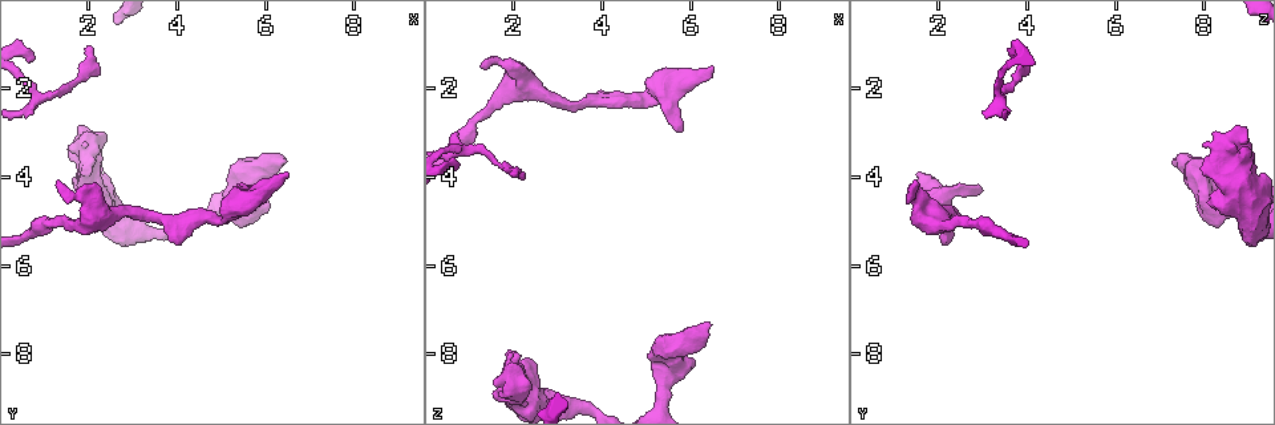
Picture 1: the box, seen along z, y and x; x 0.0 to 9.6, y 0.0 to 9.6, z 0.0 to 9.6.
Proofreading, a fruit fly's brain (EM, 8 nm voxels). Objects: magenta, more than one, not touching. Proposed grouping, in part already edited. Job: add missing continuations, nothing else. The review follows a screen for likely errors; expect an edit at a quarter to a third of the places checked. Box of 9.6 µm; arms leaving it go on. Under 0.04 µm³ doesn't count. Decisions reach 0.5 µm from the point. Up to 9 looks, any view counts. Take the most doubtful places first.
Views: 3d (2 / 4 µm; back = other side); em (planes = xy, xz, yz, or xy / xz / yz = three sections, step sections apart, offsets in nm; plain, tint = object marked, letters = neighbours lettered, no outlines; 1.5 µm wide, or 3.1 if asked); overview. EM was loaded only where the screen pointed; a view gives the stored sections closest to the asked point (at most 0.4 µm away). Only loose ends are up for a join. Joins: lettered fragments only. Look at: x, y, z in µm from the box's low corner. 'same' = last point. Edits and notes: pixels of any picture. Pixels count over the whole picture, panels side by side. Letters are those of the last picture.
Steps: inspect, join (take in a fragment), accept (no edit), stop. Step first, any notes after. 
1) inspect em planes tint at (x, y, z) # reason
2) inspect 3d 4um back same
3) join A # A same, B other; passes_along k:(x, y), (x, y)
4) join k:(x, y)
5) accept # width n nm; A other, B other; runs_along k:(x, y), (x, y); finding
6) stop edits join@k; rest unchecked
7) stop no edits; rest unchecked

inspect em yz step 4 tint at (1.95, 1.05, 3.95) # branch stops here

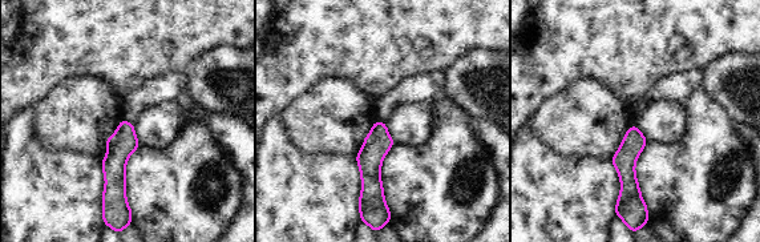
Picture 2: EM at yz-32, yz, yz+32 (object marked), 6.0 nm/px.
inspect em yz step 4 letters same # what lies round it

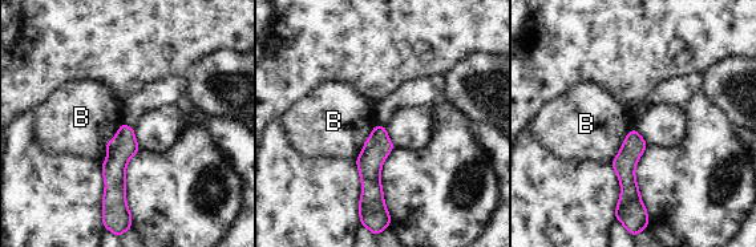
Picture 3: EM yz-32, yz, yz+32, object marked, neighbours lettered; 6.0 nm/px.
accept # B other; runs_along 3:(122, 128), (116, 162), (118, 203); none of them fits

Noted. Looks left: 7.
inspect em xy step 8 letters at (6.45, 3.60, 7.30)

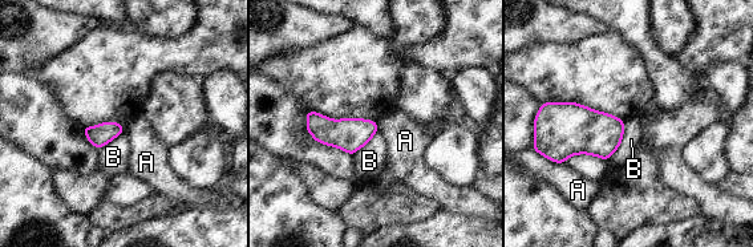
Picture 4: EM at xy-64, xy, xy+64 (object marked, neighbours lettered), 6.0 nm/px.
accept # longest_contact B 260 nm; A other, B other; none of them fits

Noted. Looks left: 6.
inspect em 3.1um planes letters at (0.60, 2.60, 3.00) # branch stops here

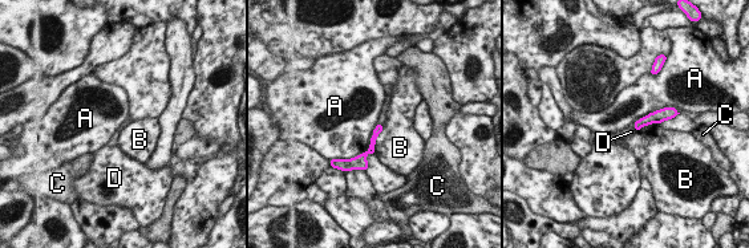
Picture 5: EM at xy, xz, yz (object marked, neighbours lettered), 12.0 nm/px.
accept # A other, B other, C other, D other; none of them fits

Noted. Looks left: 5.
inspect 3d 2um at (5.80, 4.30, 3.00) # an open end

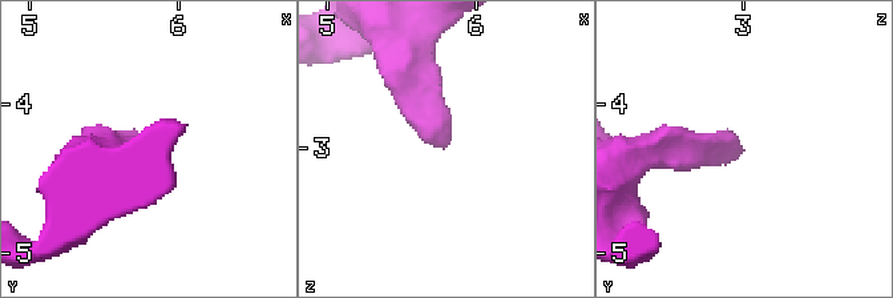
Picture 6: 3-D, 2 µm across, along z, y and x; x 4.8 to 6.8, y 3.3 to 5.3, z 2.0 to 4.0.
inspect em xz step 8 letters at (5.78, 4.30, 3.00) # now the EM

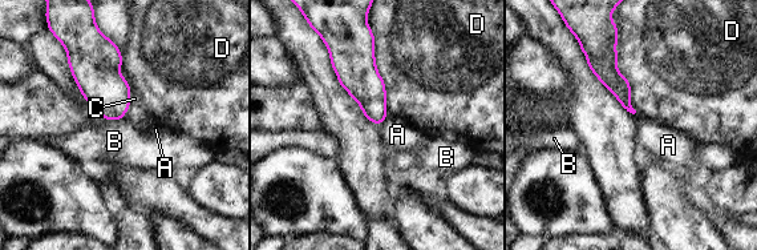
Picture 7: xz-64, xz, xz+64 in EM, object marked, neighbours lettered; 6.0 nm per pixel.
inspect em planes letters same

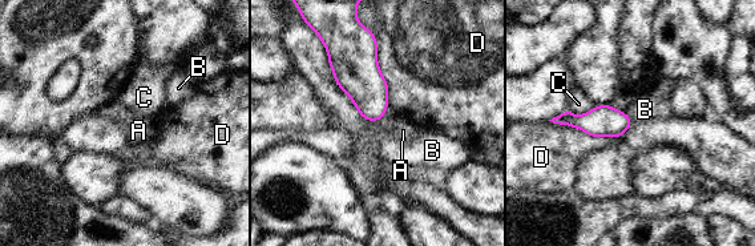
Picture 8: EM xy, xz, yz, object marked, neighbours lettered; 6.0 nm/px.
accept # A other, B other, C other, D other; border 8:(366, 119), (382, 120); no lettered fragment goes on from it

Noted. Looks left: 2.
stop no edits; rest unchecked

